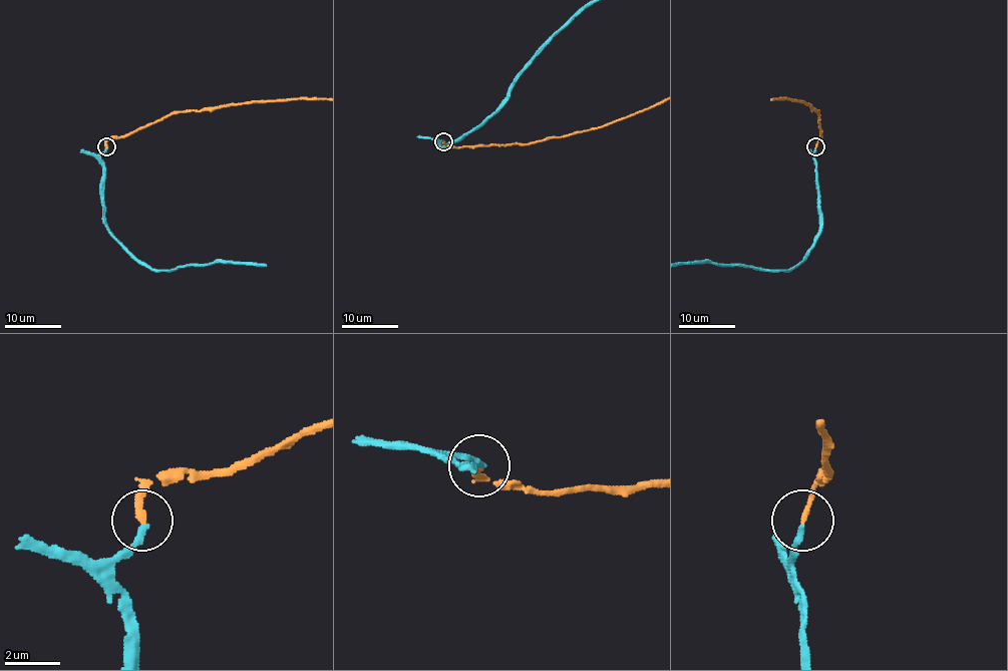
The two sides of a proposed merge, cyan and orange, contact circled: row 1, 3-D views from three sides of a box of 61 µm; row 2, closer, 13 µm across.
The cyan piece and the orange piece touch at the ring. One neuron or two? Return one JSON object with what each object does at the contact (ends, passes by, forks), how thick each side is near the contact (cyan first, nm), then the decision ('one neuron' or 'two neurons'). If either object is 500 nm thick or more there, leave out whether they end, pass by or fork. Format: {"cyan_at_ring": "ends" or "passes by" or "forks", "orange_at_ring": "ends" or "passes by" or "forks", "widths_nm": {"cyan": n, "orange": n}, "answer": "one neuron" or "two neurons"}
{"cyan_at_ring": "ends", "orange_at_ring": "ends", "widths_nm": {"cyan": 200, "orange": 200}, "answer": "one neuron"}

